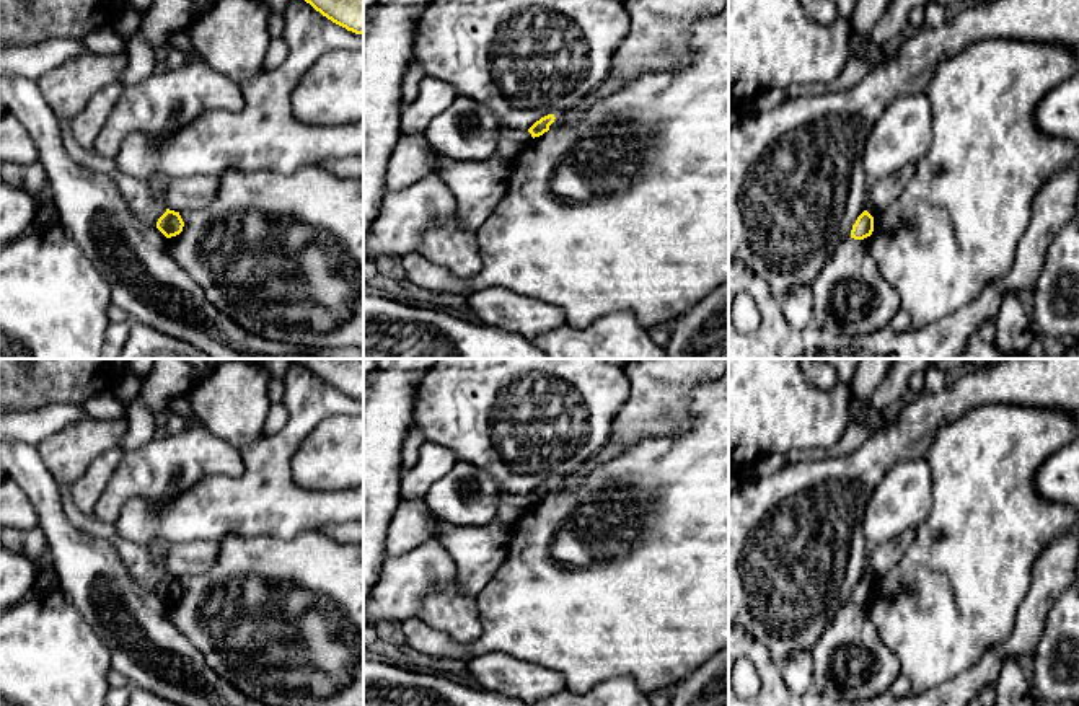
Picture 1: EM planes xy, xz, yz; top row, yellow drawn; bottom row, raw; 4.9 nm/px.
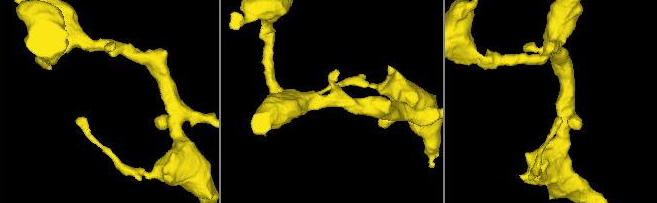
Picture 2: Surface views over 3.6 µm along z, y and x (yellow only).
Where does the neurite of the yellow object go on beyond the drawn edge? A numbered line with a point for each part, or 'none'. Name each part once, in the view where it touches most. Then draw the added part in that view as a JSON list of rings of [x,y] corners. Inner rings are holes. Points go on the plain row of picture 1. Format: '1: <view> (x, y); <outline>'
none

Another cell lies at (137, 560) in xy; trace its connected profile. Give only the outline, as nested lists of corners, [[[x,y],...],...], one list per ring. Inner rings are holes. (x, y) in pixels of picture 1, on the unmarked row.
[[[60,484],[59,491],[64,515],[68,522],[91,536],[111,541],[135,582],[156,592],[158,584],[166,577],[166,569],[152,561],[148,548],[122,538],[116,532],[114,523],[103,522],[95,514],[88,515],[77,509],[70,494],[72,486]]]

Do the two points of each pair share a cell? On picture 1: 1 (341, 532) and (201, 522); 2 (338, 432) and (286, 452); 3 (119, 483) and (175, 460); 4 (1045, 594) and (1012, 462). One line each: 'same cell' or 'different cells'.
1: different cells
2: different cells
3: same cell
4: different cells

